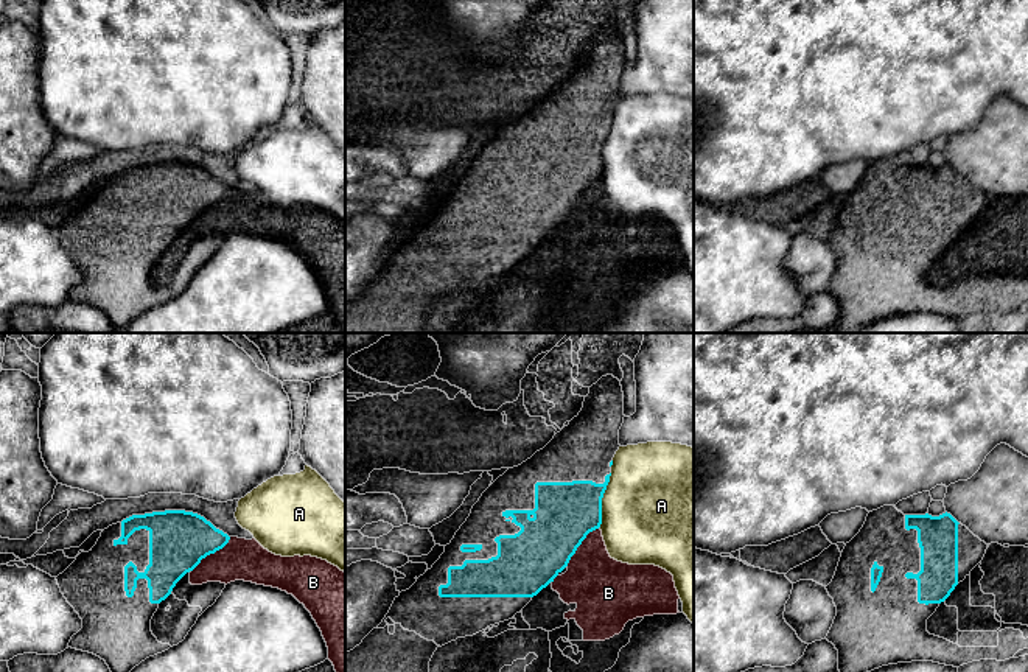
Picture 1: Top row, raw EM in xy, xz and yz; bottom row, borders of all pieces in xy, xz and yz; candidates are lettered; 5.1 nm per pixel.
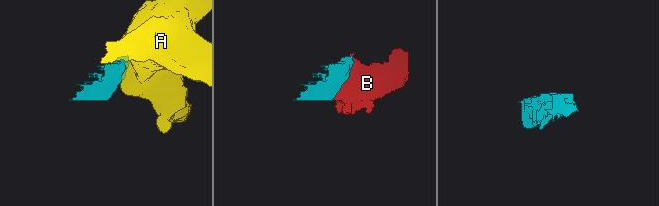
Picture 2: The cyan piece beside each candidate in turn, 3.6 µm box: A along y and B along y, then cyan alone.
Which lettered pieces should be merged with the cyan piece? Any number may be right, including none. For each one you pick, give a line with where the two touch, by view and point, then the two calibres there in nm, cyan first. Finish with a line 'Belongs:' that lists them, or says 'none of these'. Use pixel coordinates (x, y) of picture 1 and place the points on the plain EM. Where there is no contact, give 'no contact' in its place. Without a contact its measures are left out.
Belongs: none of these

